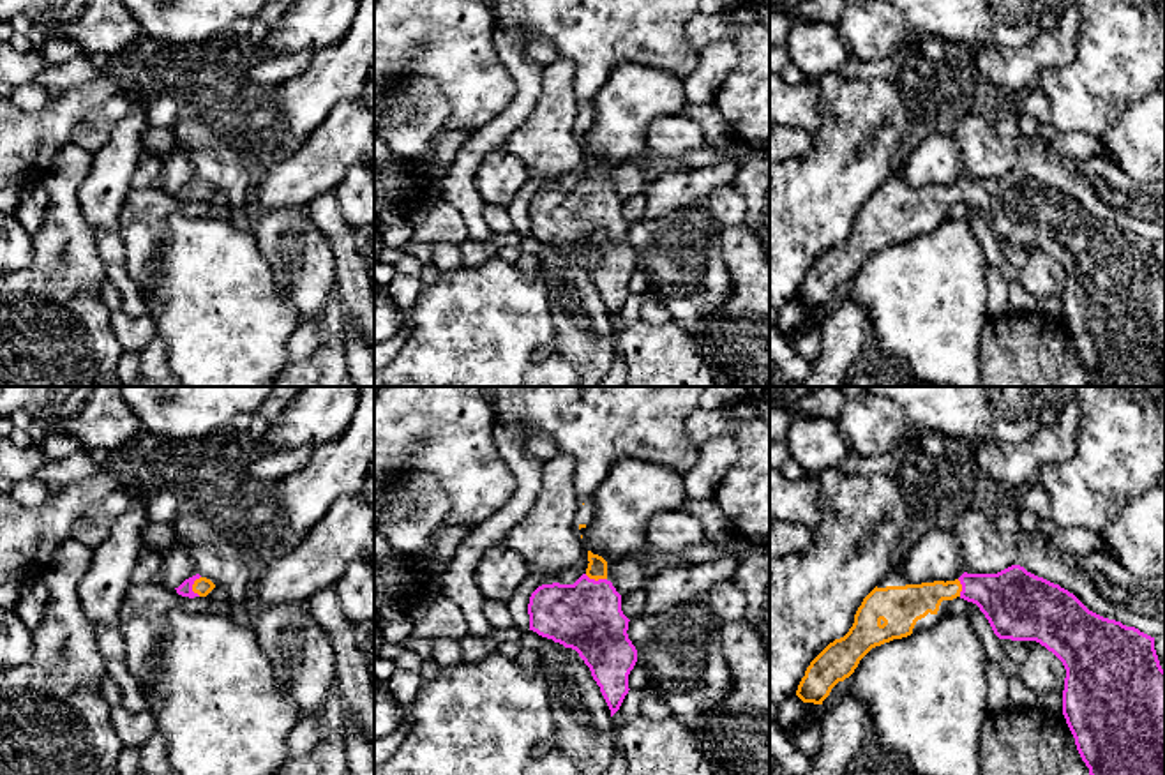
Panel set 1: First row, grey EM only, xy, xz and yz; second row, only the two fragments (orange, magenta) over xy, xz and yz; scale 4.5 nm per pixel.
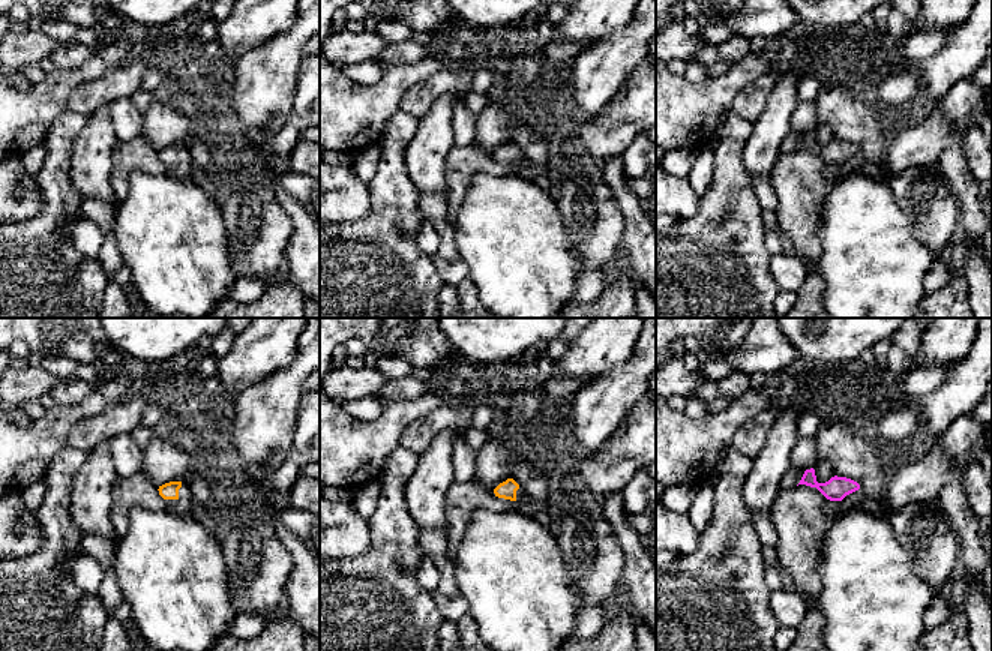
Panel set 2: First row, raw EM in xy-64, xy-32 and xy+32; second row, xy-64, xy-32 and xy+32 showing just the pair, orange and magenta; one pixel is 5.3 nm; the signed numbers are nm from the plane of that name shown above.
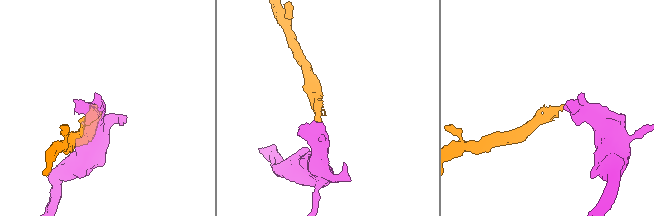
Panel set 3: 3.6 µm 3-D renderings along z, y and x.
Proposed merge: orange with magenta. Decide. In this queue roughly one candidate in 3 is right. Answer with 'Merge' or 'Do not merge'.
Merge

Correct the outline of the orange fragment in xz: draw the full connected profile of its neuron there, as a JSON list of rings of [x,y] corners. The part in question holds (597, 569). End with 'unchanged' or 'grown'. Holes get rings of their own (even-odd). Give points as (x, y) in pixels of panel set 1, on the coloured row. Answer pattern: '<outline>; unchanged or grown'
[[[591,551],[588,561],[574,584],[542,584],[531,593],[530,630],[579,653],[613,717],[630,690],[637,650],[627,634],[621,595],[607,579],[607,561]]]; grown

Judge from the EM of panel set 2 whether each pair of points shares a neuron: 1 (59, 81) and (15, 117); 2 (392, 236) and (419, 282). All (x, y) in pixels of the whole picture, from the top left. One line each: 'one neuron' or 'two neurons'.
1: one neuron
2: one neuron

